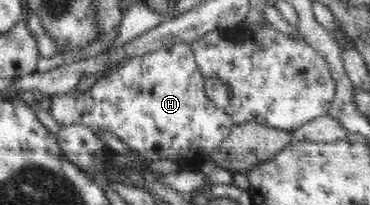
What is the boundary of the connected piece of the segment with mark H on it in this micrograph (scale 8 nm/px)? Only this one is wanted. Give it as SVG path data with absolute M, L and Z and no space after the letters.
M182 40L172 42L168 47L128 58L118 64L116 69L96 79L94 85L86 91L76 87L68 93L53 95L50 111L51 121L57 121L62 126L85 125L98 137L102 137L100 133L110 131L122 143L138 153L140 158L150 162L185 158L198 164L210 160L210 153L230 135L231 129L235 126L226 110L218 108L212 102L212 98L206 96L205 78L196 65L194 50L190 42Z

